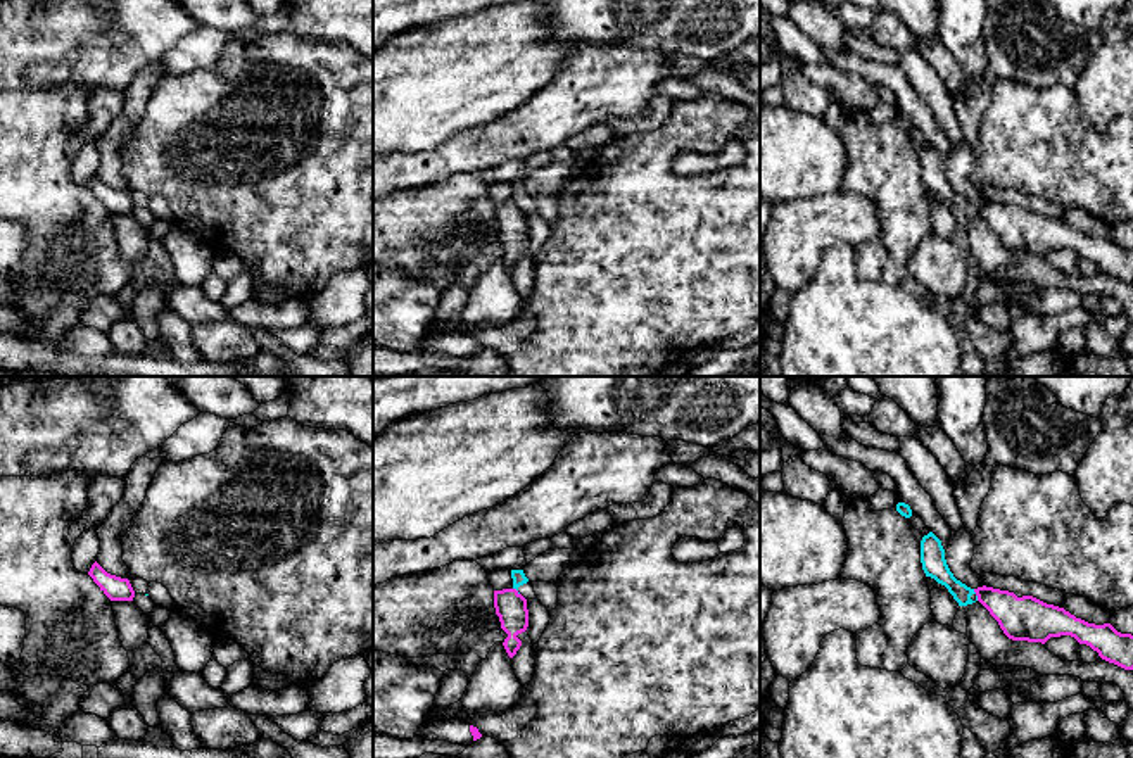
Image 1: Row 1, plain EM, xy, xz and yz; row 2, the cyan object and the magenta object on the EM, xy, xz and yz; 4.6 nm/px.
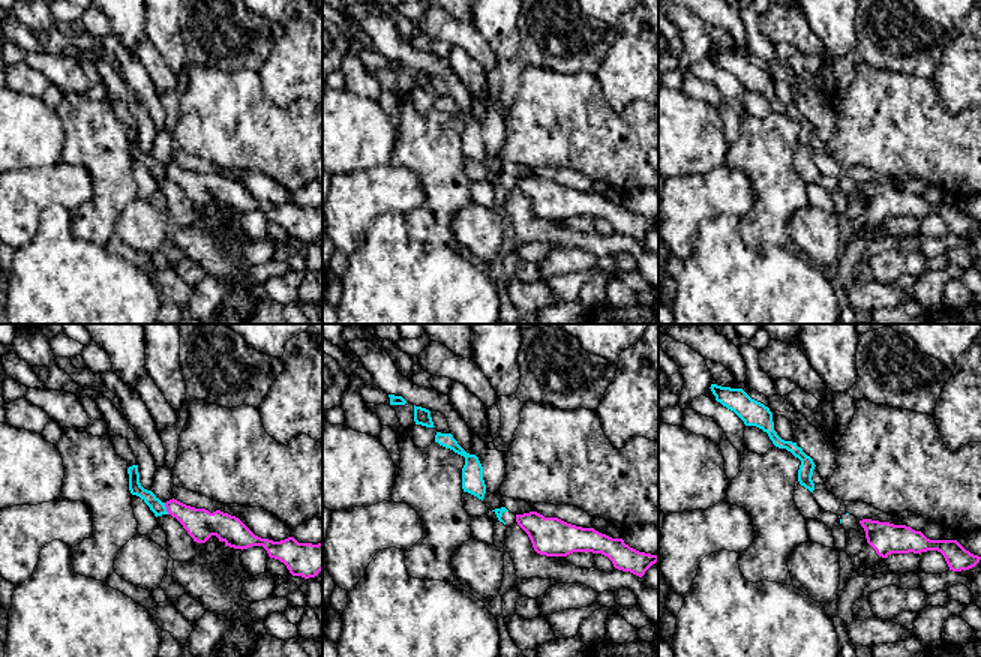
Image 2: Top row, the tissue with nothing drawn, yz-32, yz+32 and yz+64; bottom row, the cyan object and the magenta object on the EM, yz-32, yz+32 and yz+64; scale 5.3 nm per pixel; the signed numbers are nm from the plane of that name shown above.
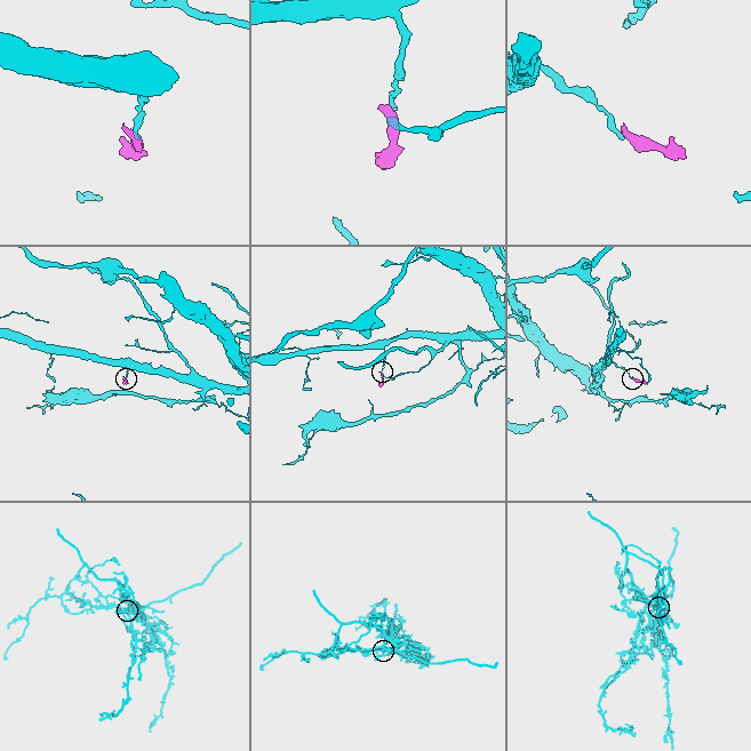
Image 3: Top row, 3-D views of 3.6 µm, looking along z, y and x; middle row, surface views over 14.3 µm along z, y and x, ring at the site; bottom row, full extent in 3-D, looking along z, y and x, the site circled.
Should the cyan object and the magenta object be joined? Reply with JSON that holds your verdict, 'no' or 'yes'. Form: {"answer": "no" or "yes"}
{"answer": "no"}

